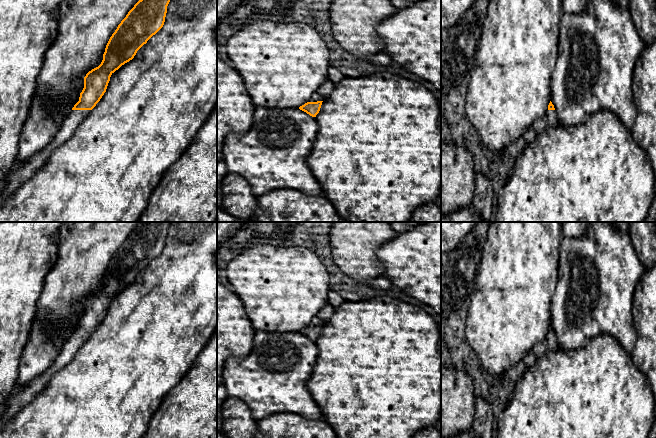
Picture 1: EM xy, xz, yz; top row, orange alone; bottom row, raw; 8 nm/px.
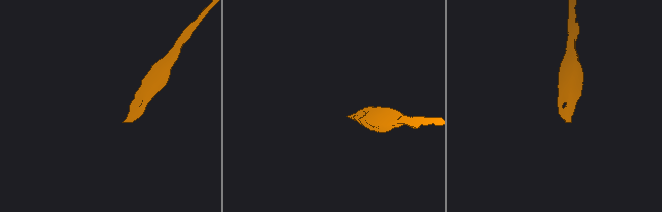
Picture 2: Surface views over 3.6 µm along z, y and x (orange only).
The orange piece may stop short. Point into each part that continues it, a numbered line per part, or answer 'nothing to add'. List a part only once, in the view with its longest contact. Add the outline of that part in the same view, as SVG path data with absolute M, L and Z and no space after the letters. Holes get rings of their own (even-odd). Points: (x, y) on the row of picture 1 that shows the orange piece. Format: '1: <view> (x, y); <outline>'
1: xy (20, 173); M72 110L63 120L53 140L40 152L24 163L15 163L8 180L0 193L0 205L23 183L29 180L50 158L52 152L63 145L74 134L77 127L86 119L91 110Z

